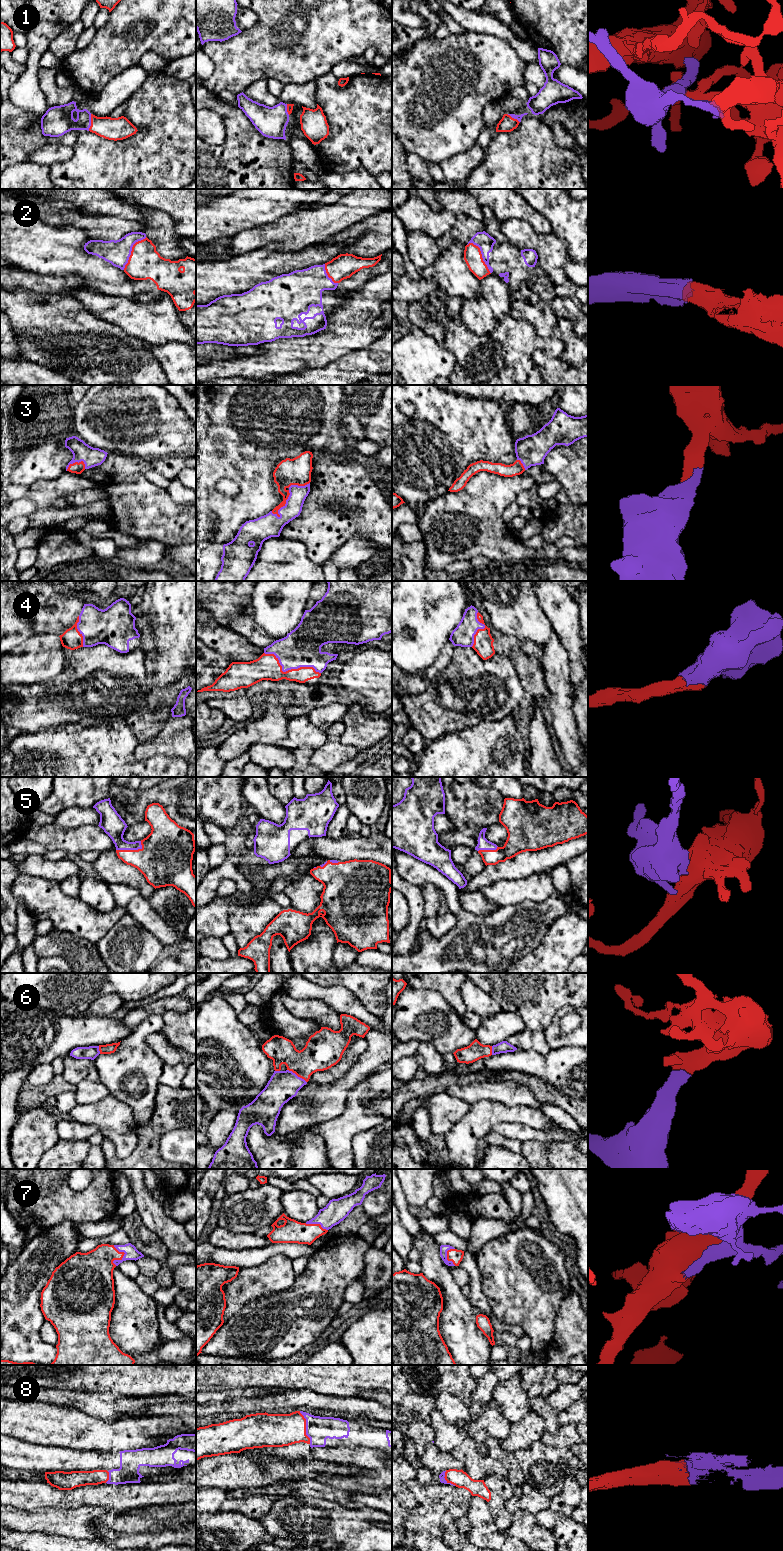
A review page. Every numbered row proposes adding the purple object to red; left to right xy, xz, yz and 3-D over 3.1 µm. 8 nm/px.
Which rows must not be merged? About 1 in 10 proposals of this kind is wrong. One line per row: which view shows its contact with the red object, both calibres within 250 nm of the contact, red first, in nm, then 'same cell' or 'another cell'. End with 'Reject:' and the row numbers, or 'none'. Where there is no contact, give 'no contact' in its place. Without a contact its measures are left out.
1: contact in xy; calibres 180 and 220 nm; same cell
2: contact in xy; calibres 260 and 200 nm; same cell
3: contact in xz; calibres 200 and 190 nm; same cell
4: contact in xz; calibres 200 and 300 nm; same cell
5: contact in xy; calibres 360 and 170 nm; same cell
6: contact in xz; calibres 260 and 240 nm; same cell
7: contact in xy; calibres 280 and 110 nm; same cell
8: contact in xz; calibres 280 and 200 nm; same cell
Reject: none

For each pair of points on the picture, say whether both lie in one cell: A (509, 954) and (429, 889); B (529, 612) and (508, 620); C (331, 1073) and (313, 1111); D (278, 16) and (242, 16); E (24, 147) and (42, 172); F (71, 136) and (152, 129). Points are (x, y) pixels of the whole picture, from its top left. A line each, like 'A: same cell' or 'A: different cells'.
A: different cells
B: same cell
C: different cells
D: different cells
E: different cells
F: different cells

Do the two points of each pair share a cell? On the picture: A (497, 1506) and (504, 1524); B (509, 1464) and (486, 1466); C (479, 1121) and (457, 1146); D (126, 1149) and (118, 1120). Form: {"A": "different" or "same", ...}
{"A": "same", "B": "different", "C": "same", "D": "same"}

